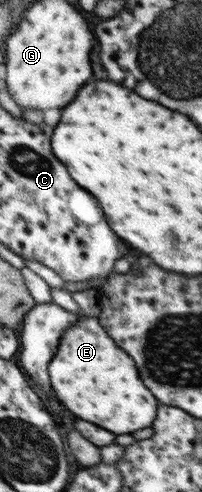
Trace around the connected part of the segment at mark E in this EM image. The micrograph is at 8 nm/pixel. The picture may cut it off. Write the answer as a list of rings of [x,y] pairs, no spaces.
[[[81,316],[62,334],[59,350],[48,364],[48,370],[57,398],[75,416],[113,434],[131,434],[149,428],[157,416],[159,402],[143,386],[135,362],[115,346],[98,317]]]

